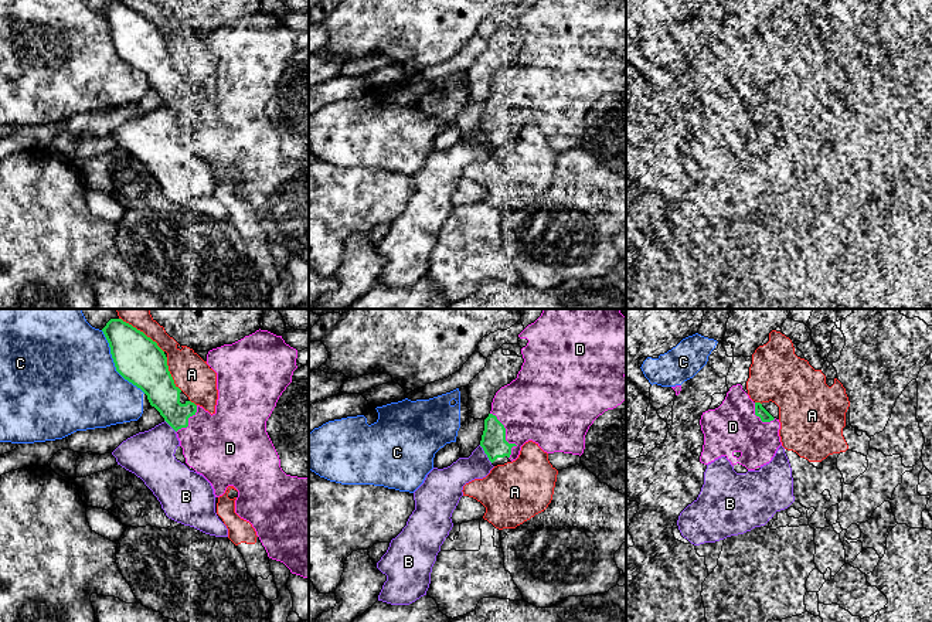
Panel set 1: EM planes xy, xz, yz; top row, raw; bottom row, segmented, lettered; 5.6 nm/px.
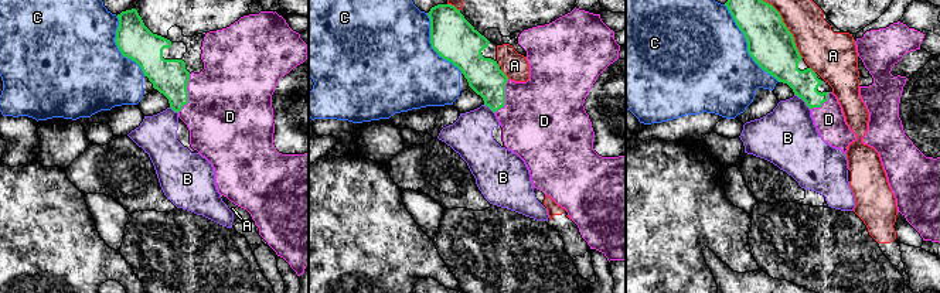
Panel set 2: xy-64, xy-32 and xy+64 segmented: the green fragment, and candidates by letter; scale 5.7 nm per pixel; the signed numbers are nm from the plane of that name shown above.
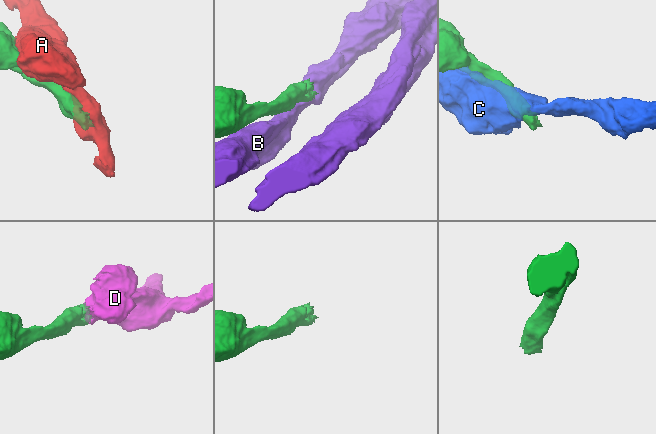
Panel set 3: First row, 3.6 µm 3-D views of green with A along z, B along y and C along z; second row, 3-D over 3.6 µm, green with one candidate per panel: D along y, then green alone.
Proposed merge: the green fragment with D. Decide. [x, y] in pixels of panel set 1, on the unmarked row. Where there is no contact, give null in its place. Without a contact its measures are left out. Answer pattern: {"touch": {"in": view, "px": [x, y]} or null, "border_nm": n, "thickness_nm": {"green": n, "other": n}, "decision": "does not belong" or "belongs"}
{"touch": {"in": "xz", "px": [504, 118]}, "border_nm": 280, "thickness_nm": {"green": 140, "other": 400}, "decision": "belongs"}

